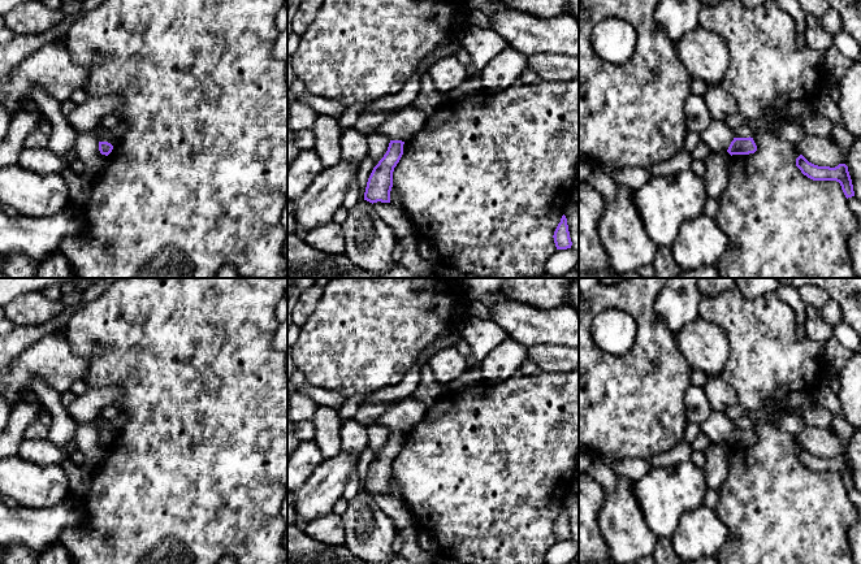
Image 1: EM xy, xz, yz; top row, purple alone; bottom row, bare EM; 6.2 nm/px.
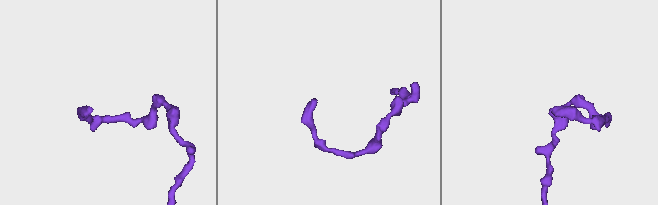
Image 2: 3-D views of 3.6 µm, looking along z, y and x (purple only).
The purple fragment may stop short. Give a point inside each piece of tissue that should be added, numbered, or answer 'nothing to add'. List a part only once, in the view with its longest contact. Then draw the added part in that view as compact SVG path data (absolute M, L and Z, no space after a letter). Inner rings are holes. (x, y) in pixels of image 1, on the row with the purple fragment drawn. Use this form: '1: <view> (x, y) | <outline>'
nothing to add

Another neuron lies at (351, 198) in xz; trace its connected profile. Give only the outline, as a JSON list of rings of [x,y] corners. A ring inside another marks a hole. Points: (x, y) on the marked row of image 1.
[[[355,181],[346,191],[345,198],[343,198],[343,204],[342,207],[346,209],[352,208],[362,200],[360,194],[359,194],[359,187],[358,182]]]

